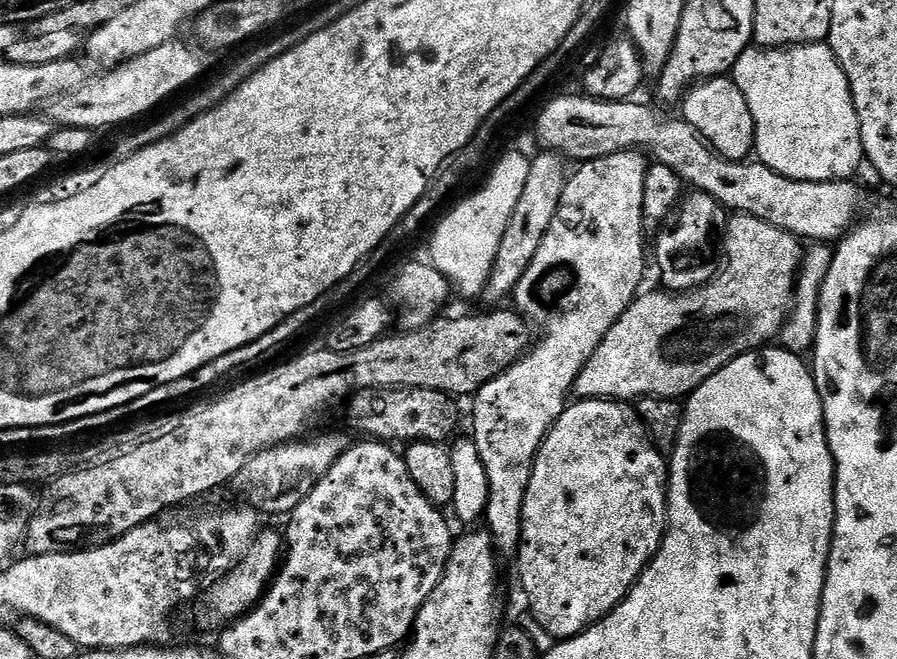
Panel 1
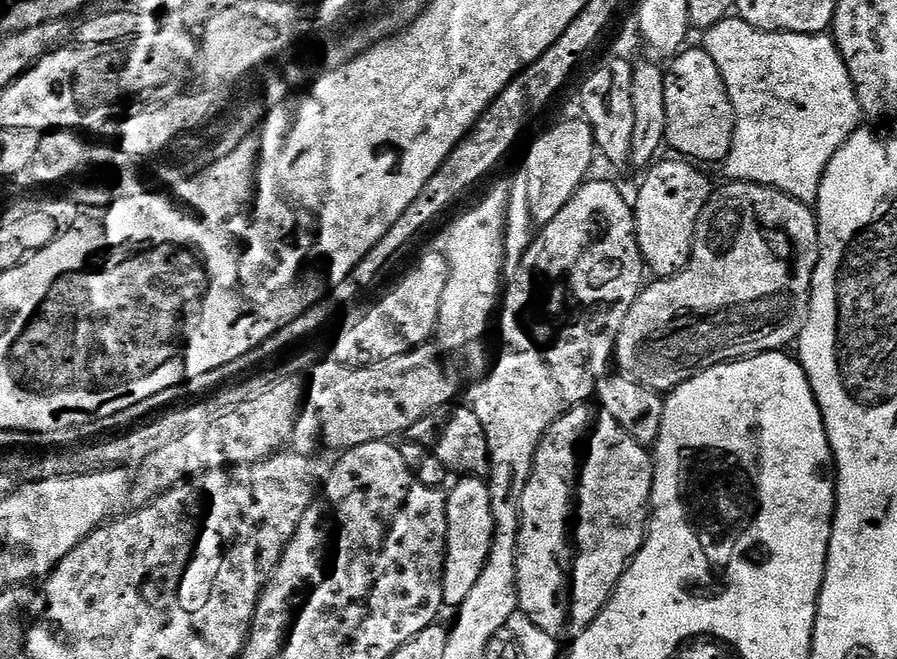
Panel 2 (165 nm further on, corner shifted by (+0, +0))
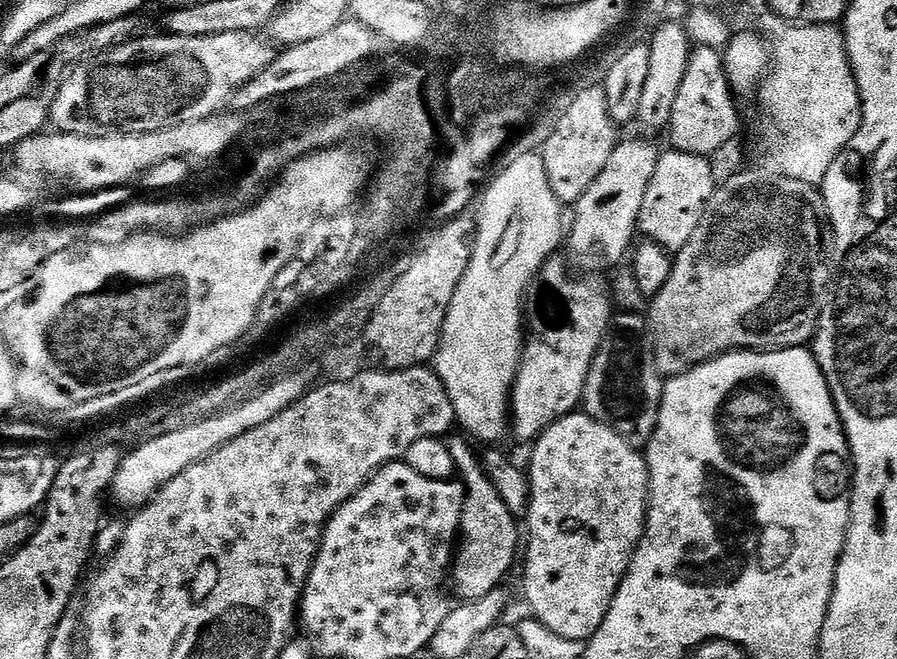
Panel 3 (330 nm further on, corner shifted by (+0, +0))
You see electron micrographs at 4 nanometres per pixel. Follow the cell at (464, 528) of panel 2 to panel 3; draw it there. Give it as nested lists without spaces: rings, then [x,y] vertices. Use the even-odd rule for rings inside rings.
[[[452,434],[447,437],[446,443],[450,457],[456,467],[459,479],[464,485],[464,509],[460,519],[458,533],[458,551],[454,556],[454,563],[450,573],[450,584],[460,595],[461,601],[474,598],[486,598],[490,590],[501,587],[505,582],[504,575],[512,568],[512,563],[517,563],[516,547],[521,547],[522,532],[516,529],[517,517],[502,502],[498,490],[492,485],[492,480],[484,470],[481,457],[471,448],[463,435]]]

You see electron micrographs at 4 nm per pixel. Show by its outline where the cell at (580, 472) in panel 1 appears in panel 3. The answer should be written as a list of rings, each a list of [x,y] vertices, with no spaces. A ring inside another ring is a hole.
[[[580,410],[561,416],[559,420],[553,422],[546,431],[540,433],[534,447],[536,449],[532,452],[532,468],[530,467],[532,497],[528,503],[526,517],[526,523],[528,523],[526,548],[528,544],[528,553],[525,556],[523,553],[522,556],[522,564],[524,560],[524,596],[528,599],[529,606],[532,607],[531,615],[549,627],[555,634],[561,635],[562,638],[587,642],[602,626],[602,622],[614,602],[618,586],[624,581],[624,575],[628,572],[632,556],[640,545],[640,539],[644,536],[644,524],[648,520],[648,461],[645,453],[630,442],[626,442],[626,438],[619,436],[611,424],[596,420],[593,416]]]

